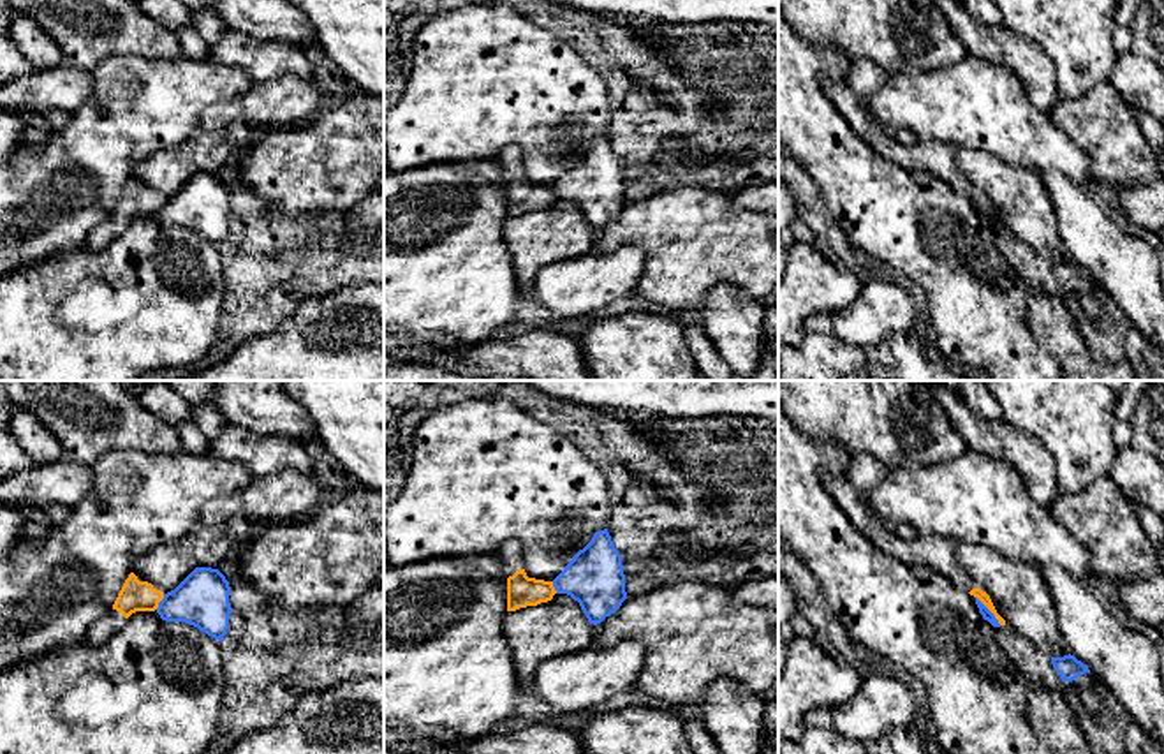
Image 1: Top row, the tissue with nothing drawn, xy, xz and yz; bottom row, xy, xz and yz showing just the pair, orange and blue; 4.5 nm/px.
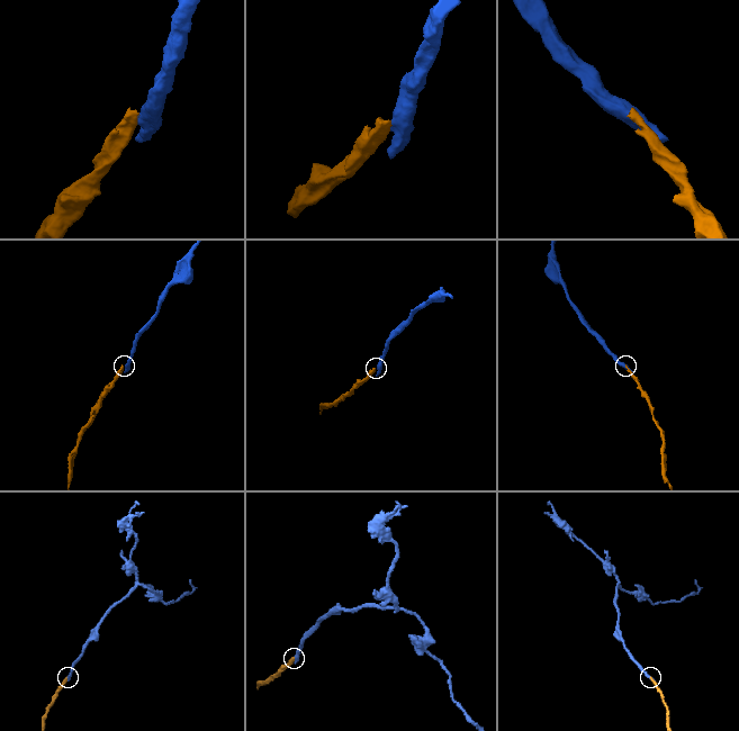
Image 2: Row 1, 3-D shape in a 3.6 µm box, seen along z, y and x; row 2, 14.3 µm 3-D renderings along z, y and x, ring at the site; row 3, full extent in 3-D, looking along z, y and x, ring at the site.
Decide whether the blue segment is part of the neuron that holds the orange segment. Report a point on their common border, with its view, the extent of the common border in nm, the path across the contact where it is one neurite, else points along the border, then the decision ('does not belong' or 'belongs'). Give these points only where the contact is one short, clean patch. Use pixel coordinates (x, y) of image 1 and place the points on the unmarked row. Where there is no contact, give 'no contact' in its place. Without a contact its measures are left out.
yz (988, 214) | 180 nm | along yz (976, 201), (1001, 229) | does not belong

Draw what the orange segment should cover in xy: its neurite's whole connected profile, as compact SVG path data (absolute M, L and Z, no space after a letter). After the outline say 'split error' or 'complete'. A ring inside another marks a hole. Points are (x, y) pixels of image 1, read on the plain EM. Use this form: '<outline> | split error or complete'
M134 178L125 185L113 213L102 220L86 240L86 248L99 252L120 238L125 225L136 217L155 217L164 197Z | split error

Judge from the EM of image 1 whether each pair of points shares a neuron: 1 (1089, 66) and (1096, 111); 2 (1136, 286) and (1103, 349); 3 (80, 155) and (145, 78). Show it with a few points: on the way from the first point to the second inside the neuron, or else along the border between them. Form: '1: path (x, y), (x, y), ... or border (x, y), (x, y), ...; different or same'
1: border (1110, 81), (1101, 81), (1078, 97), (1060, 99); different
2: border (1097, 284), (1145, 337); different
3: path (99, 136), (138, 97); same

